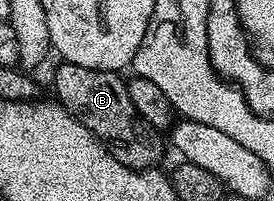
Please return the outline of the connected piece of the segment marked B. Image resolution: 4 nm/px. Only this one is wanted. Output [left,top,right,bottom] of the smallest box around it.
[52,61,165,170]

